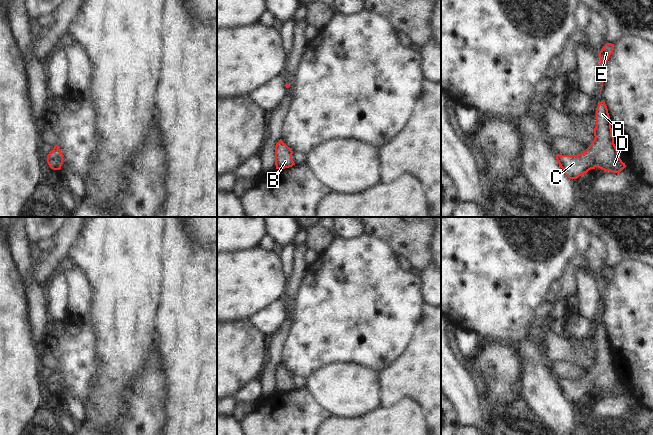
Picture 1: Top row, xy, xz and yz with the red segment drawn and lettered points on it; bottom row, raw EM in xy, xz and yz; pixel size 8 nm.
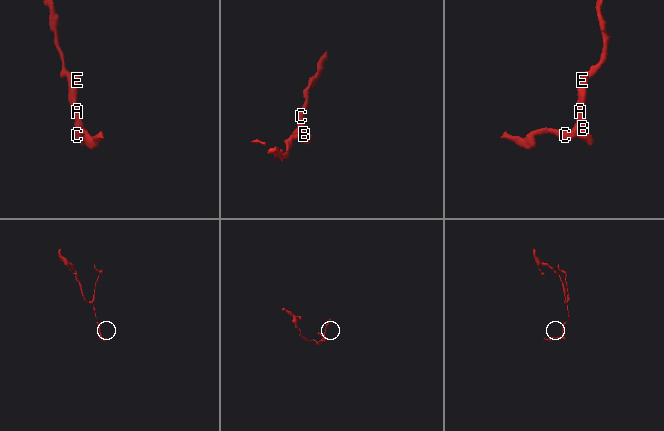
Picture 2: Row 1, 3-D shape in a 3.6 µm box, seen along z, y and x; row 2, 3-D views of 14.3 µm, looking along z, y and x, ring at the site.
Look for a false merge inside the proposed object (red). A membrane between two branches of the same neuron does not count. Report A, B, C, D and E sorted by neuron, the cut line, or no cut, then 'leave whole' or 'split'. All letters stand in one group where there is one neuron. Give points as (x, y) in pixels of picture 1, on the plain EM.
A B C D E; no cut; leave whole

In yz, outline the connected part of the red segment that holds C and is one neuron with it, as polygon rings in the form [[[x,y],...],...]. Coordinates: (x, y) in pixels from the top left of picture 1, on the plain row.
[[[604,324],[597,330],[596,350],[593,355],[595,362],[584,377],[556,379],[560,391],[569,403],[577,403],[596,391],[613,397],[619,397],[626,391],[614,368],[611,343]]]

